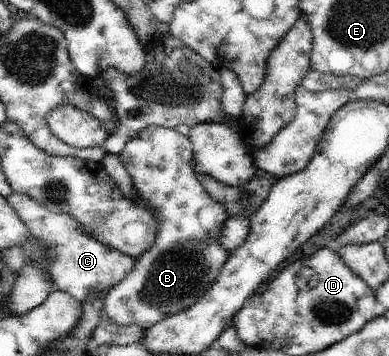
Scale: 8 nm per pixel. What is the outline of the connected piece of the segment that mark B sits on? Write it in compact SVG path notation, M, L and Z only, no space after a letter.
M149 125L125 144L120 155L140 197L146 199L144 205L157 219L158 232L153 247L140 255L127 277L108 291L103 314L117 325L139 325L146 329L165 317L191 309L217 281L223 263L231 255L231 252L219 243L219 233L229 215L225 206L213 201L197 179L192 166L191 140L174 128Z

